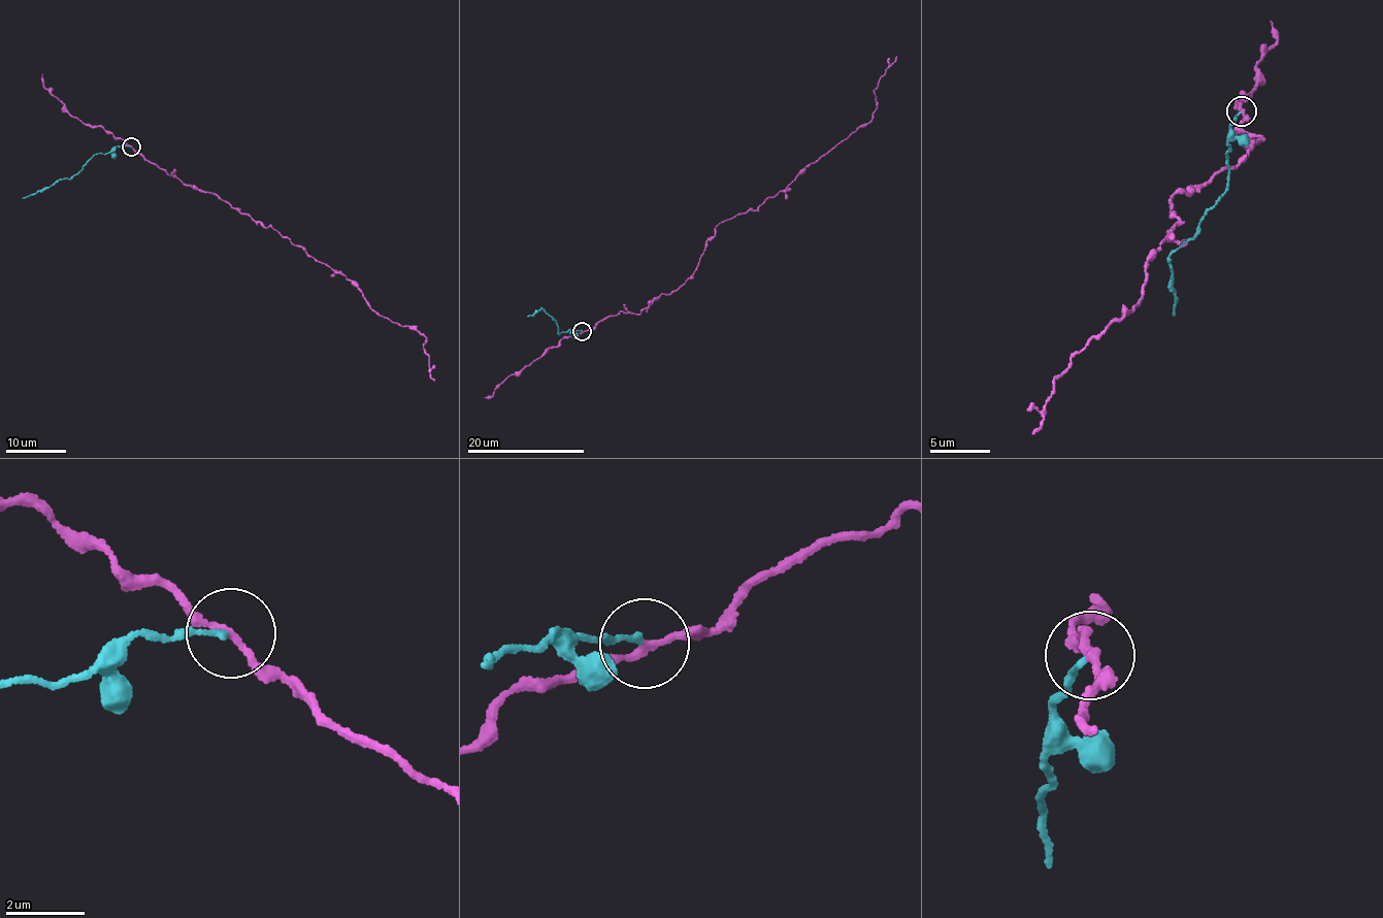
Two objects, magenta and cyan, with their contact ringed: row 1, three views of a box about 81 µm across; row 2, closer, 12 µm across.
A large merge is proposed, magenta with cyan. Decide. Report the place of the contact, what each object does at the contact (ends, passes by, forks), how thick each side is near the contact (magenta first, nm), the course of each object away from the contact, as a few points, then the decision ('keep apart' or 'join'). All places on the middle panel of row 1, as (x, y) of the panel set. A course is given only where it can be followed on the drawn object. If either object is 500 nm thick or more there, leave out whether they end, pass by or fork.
place (582, 331); magenta passes by; cyan ends; calibres 170 and 120 nm; course magenta (582, 331), (669, 294), (694, 272), (717, 226), (754, 210), (870, 121), (875, 90), (896, 57); course cyan (582, 331), (559, 333), (555, 320), (541, 308), (527, 316); keep apart

